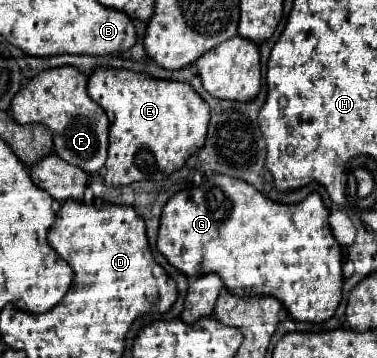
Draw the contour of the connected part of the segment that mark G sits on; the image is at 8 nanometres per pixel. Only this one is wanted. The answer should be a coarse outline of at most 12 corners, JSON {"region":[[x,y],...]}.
{"region":[[209,175],[161,215],[187,277],[335,315],[343,253],[317,193]]}

